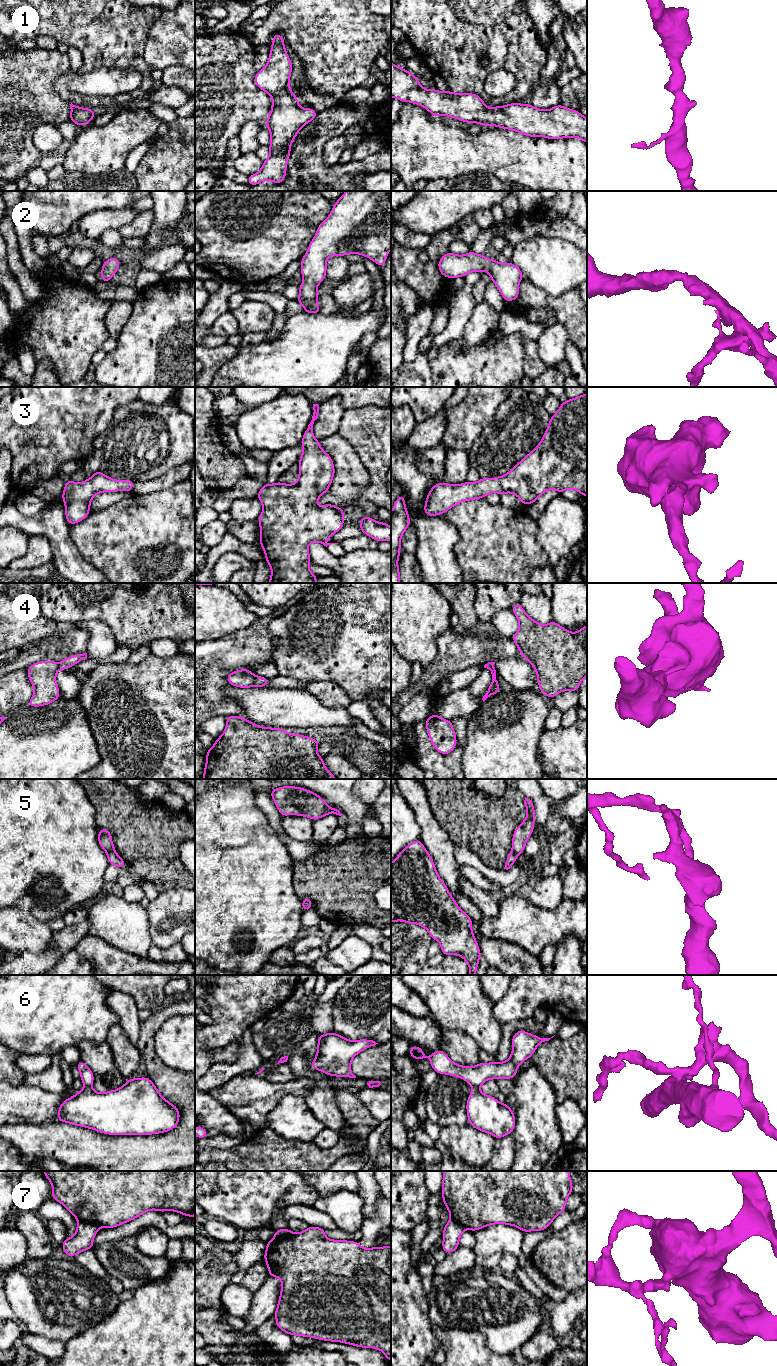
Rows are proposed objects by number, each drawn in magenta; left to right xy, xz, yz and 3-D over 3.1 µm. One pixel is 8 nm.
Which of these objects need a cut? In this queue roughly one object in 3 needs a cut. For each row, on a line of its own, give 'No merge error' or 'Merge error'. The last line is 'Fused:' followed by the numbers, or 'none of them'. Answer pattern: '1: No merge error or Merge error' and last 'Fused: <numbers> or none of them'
1: No merge error
2: No merge error
3: No merge error
4: Merge error
5: Merge error
6: Merge error
7: Merge error
Fused: 4, 5, 6, 7

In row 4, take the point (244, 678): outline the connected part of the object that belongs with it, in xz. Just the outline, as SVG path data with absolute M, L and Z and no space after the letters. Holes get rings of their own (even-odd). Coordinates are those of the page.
M248 668L229 672L226 678L230 685L238 688L251 688L255 686L256 676Z

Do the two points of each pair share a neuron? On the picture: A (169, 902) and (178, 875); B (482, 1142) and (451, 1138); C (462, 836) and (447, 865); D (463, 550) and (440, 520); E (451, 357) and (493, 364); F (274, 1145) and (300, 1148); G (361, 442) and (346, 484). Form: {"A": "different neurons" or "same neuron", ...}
{"A": "different neurons", "B": "same neuron", "C": "different neurons", "D": "different neurons", "E": "same neuron", "F": "same neuron", "G": "different neurons"}

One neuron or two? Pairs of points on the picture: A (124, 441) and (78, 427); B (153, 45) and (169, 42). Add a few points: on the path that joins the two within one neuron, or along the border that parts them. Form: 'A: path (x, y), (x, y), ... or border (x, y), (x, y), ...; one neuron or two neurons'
A: border (113, 413), (110, 424), (93, 442), (91, 455); two neurons
B: path (157, 45), (165, 45); one neuron

